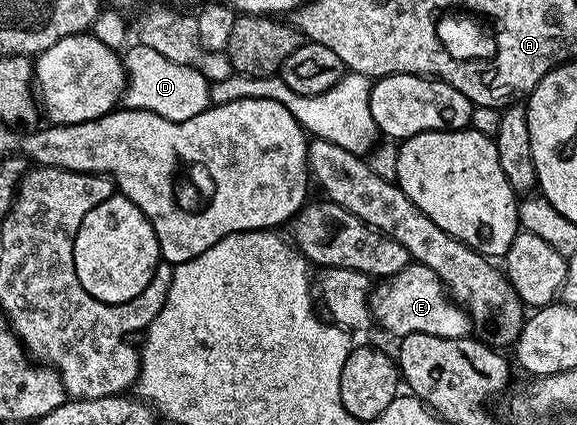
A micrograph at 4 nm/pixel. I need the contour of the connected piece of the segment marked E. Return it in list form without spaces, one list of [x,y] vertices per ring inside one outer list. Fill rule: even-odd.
[[[411,263],[403,271],[378,280],[369,295],[369,311],[377,321],[397,339],[418,333],[439,335],[443,339],[459,339],[471,333],[471,318],[462,306],[449,295],[445,284],[438,279],[431,267]]]

